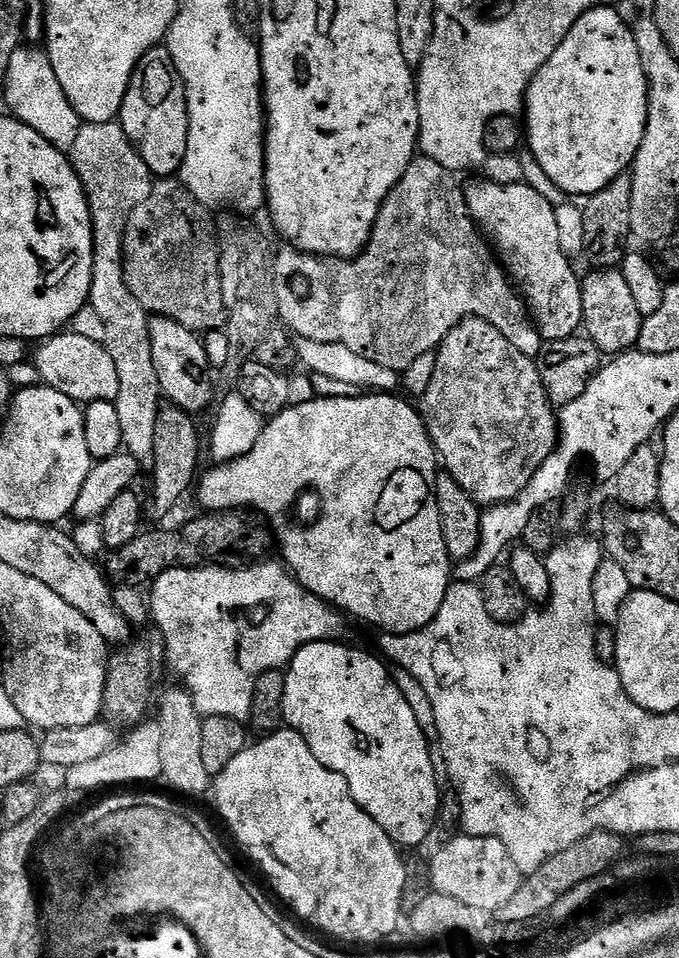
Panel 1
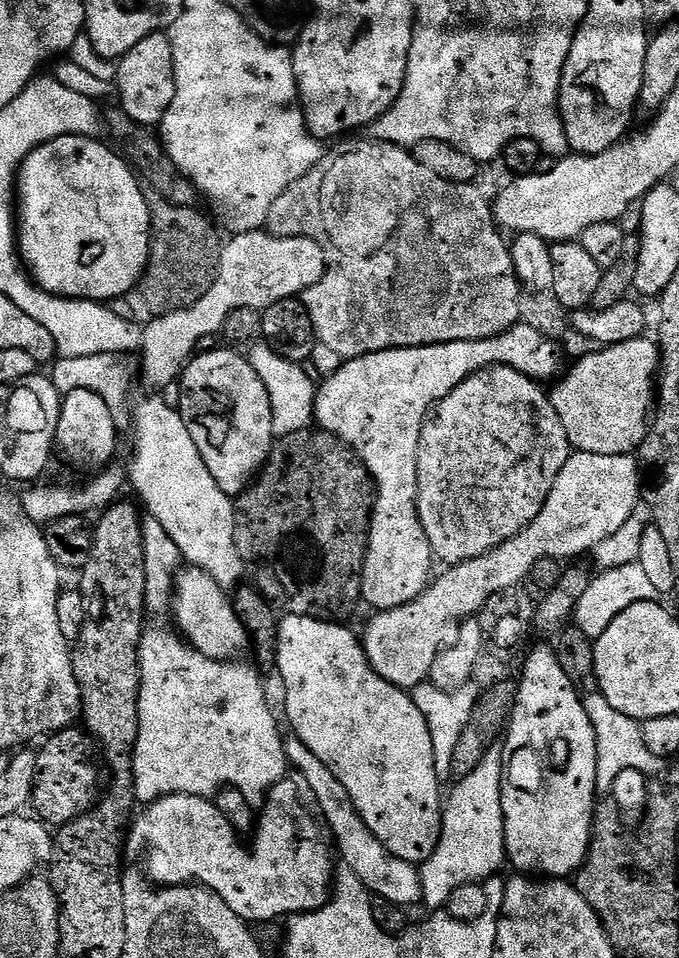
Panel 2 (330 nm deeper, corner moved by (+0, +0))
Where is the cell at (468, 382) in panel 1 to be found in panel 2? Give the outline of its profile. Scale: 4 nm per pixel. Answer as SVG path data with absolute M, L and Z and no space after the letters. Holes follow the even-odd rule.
M493 364L490 368L480 368L473 376L467 376L446 398L442 398L434 411L424 421L424 429L420 431L420 445L416 451L416 469L418 470L418 490L416 491L416 509L422 522L422 530L426 530L426 538L432 547L433 557L437 561L445 560L445 565L461 564L470 558L478 558L490 550L494 550L502 542L514 538L534 518L538 518L538 510L546 506L546 498L570 455L570 445L566 438L566 430L554 410L547 391L543 392L541 385L531 376L523 376L518 370L507 364Z

